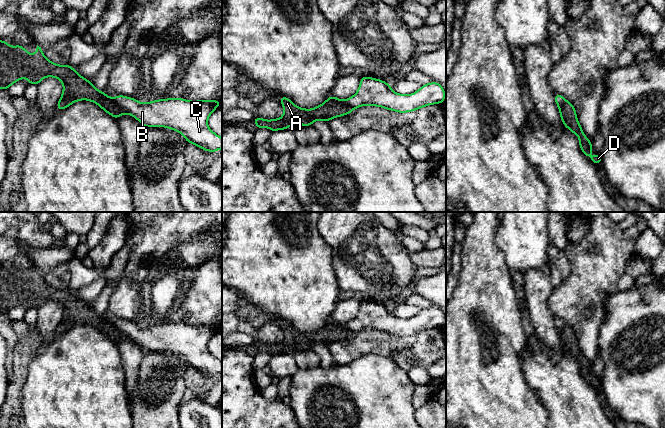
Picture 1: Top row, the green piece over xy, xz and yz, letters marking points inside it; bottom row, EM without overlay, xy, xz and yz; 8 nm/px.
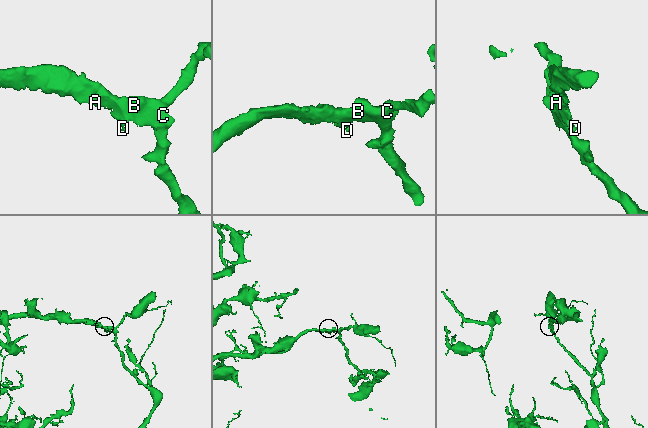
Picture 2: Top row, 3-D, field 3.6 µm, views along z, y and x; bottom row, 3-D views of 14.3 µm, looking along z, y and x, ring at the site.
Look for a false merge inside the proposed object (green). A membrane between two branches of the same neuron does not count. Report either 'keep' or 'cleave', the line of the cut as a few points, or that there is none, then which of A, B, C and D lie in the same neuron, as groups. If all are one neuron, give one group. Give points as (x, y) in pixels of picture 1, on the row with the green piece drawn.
cleave; cut xy (112, 99), (129, 113); groups A D / B C

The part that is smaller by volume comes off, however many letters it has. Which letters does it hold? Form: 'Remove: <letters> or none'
Remove: A, D

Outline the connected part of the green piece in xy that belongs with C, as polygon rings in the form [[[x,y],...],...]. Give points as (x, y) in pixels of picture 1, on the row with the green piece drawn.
[[[123,95],[116,96],[113,101],[135,117],[143,127],[176,130],[188,143],[209,152],[222,148],[222,138],[211,131],[207,124],[209,116],[221,105],[221,101],[169,98],[140,103]]]

